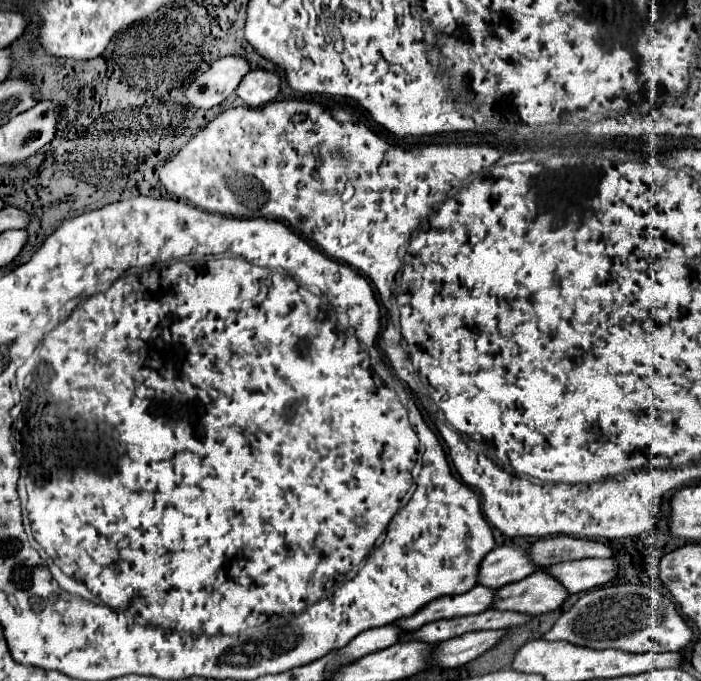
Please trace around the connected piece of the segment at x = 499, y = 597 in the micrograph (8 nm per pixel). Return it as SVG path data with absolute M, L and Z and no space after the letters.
M533 572L525 580L507 584L499 588L493 596L493 610L501 612L519 612L529 616L539 616L551 610L557 610L567 594L563 594L563 588L555 584L549 576L543 576L543 572Z

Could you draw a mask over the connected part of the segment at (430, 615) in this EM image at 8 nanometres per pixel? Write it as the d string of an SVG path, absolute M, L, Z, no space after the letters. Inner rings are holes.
M475 586L461 596L441 596L439 600L433 600L427 606L423 606L419 612L415 612L415 616L399 618L393 624L401 630L415 630L435 620L485 612L489 610L487 604L491 604L491 588Z

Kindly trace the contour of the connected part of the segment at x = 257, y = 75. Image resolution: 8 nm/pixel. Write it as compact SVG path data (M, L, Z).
M249 70L237 88L237 96L243 100L245 106L251 108L275 100L277 94L279 94L279 76L267 70Z

